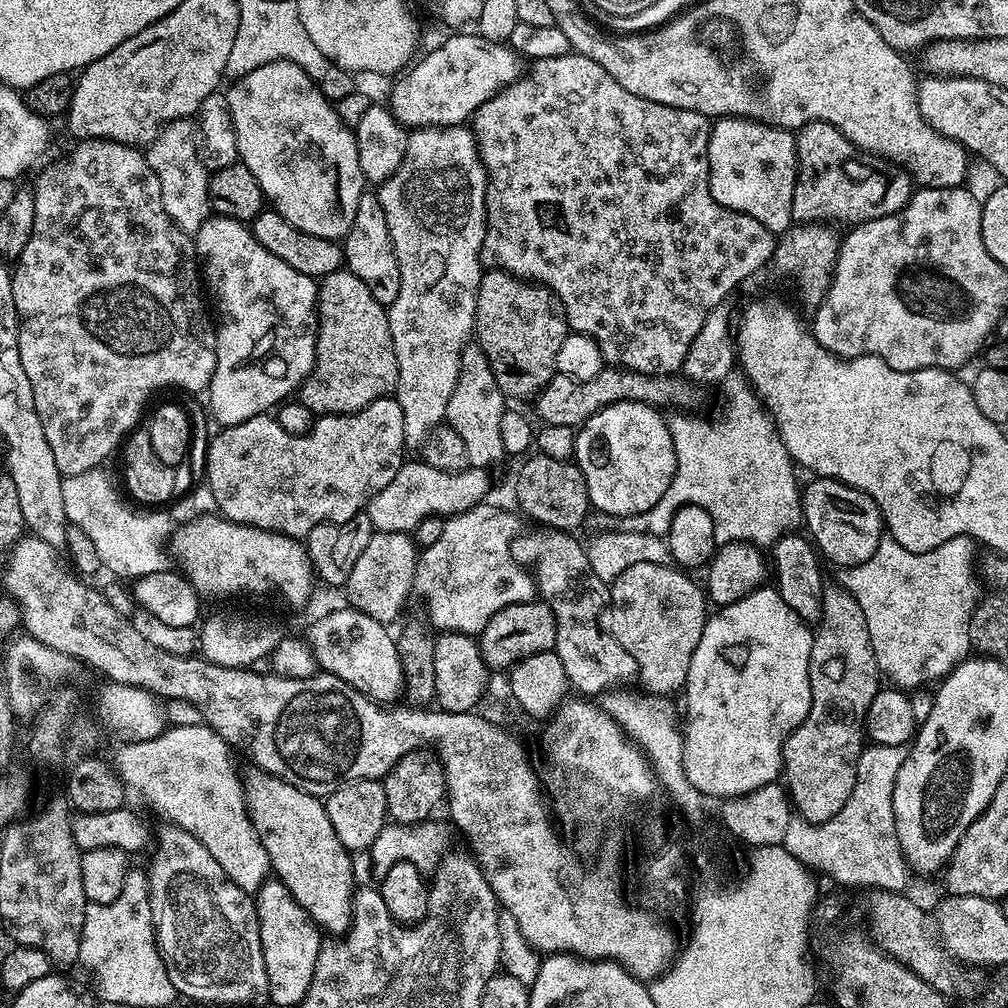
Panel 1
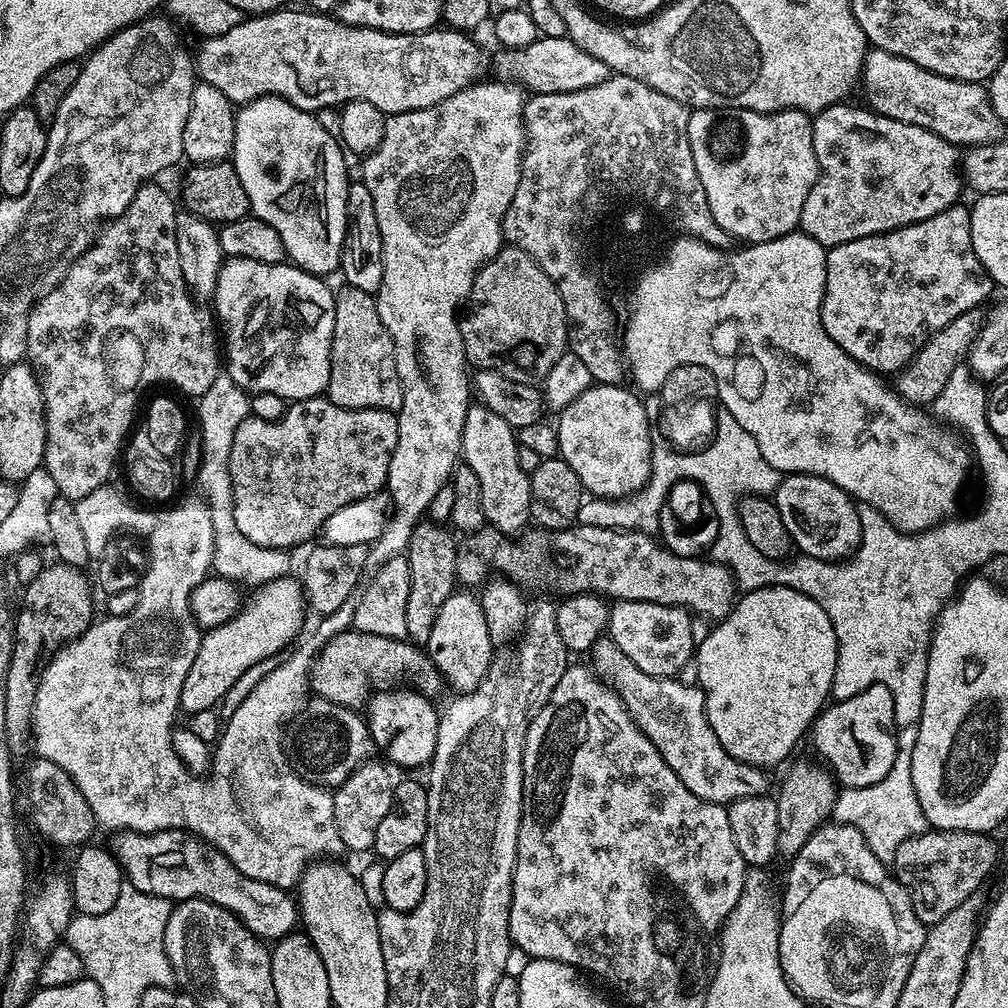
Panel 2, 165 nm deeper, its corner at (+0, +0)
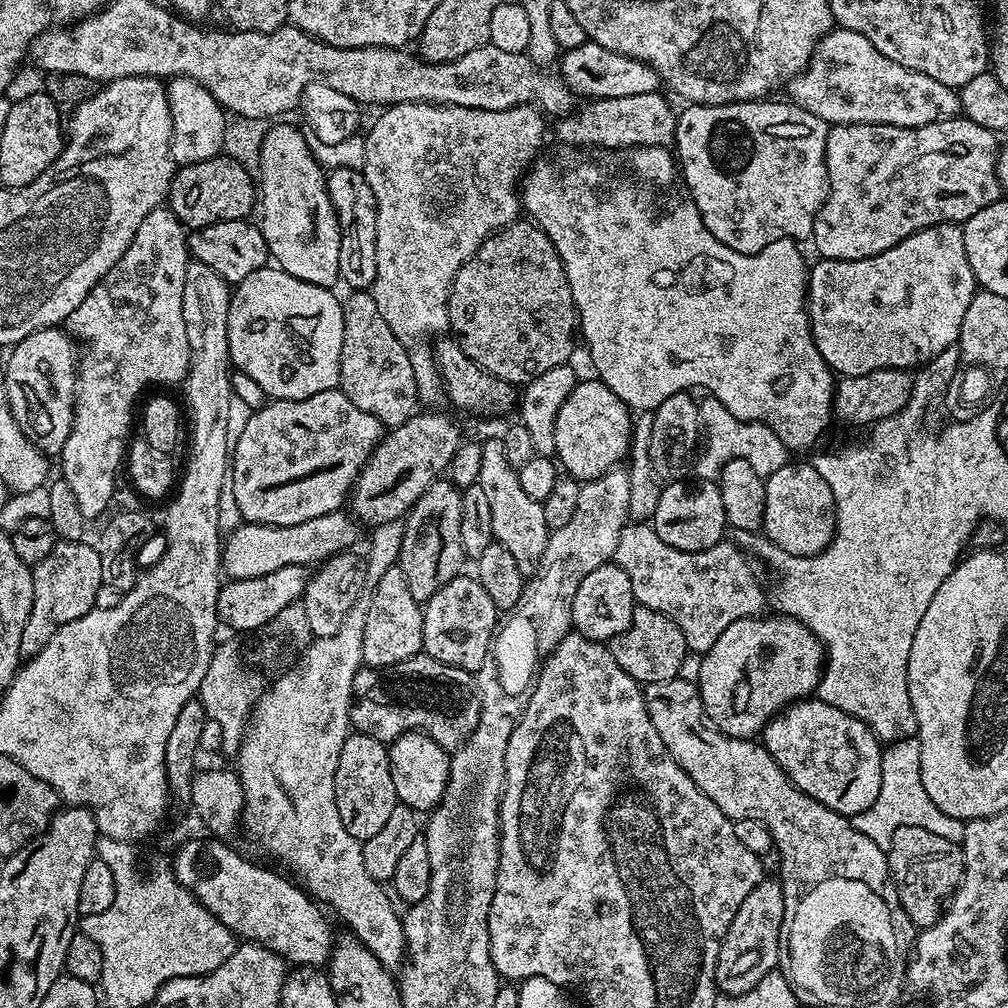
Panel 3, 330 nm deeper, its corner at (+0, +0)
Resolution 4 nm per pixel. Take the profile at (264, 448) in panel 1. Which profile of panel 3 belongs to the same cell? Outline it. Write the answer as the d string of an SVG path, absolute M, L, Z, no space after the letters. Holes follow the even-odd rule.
M339 390L314 394L301 400L272 400L251 413L242 436L230 452L230 485L241 521L249 524L298 526L310 518L341 511L352 486L386 429L374 414L358 410Z

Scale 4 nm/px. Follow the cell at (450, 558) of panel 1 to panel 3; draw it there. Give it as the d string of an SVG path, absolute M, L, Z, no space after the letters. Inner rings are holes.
M632 522L618 538L614 562L630 574L637 605L666 614L674 621L692 654L708 652L726 626L765 611L764 588L752 569L753 561L731 542L721 542L701 552L683 552L666 546L651 523Z

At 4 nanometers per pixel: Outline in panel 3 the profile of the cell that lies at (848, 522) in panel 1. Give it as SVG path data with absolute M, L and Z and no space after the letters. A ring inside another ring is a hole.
M790 462L782 470L774 470L764 481L766 508L764 510L763 535L786 554L817 556L836 533L836 507L834 494L826 486L826 478L818 474L815 463Z

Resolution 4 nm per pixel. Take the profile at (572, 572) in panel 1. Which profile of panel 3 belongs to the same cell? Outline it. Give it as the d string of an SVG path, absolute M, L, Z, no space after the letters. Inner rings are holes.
M677 678L667 680L666 682L658 682L657 684L647 685L647 687L644 688L646 710L654 722L654 730L658 730L658 738L662 738L662 742L666 746L666 750L670 750L674 762L678 762L678 766L682 766L682 770L691 778L694 782L694 786L698 786L698 790L702 790L702 794L706 794L706 798L710 798L710 802L714 802L714 806L718 806L718 810L722 810L722 814L731 816L733 821L754 818L755 820L763 822L770 830L775 855L780 855L780 873L778 873L778 879L782 890L788 888L788 907L785 908L784 911L788 913L788 916L792 916L792 924L796 923L796 912L800 911L800 904L804 904L804 900L806 900L808 896L811 896L813 892L816 892L817 888L820 888L823 884L832 883L835 880L847 880L852 881L852 883L861 883L868 889L868 892L872 892L872 896L876 896L876 898L880 900L880 904L884 905L885 911L888 912L889 924L894 926L894 932L896 932L896 926L902 930L904 919L907 918L908 915L906 914L906 910L902 910L902 902L898 898L898 890L896 889L895 882L892 880L892 871L888 868L887 851L883 848L879 848L870 838L866 838L866 834L862 834L862 830L858 830L853 826L849 817L838 814L826 806L822 806L822 802L810 798L806 793L800 792L795 788L792 784L792 779L780 769L778 762L764 749L763 743L757 742L755 739L735 740L732 736L725 736L724 733L719 732L718 729L710 723L708 715L704 713L704 703L700 697L699 687L697 687L693 681L691 684L690 681L684 679L685 678Z

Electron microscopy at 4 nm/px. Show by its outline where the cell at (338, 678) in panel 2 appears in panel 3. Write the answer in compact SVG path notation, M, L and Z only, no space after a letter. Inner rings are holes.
M427 654L411 656L397 664L391 664L385 668L361 667L354 678L354 686L352 687L352 718L351 727L357 732L366 734L370 738L381 742L391 742L397 740L404 732L424 732L430 738L434 738L434 742L438 742L438 746L442 746L445 750L455 750L464 743L462 734L469 734L478 726L478 720L474 720L472 716L460 718L458 724L450 724L448 720L444 720L438 714L430 714L430 712L422 712L422 710L406 710L406 708L386 708L380 706L376 702L372 702L370 698L370 684L390 684L396 680L402 680L400 676L400 668L406 668L410 672L418 672L418 674L428 674L428 676L448 676L448 678L458 678L460 682L466 682L466 671L464 668L455 668L449 664L438 662Z

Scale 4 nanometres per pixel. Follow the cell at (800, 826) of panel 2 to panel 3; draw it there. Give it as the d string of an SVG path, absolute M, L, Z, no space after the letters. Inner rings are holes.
M779 879L760 880L738 906L734 922L726 930L716 959L716 986L725 996L741 996L758 986L766 974L781 963L780 937L783 926L783 890Z

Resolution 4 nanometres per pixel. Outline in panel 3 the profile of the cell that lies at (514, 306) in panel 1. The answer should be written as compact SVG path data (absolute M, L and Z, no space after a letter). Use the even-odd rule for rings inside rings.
M517 218L512 223L495 232L493 236L488 236L478 246L478 250L467 260L458 270L458 274L452 283L450 298L448 299L448 327L458 337L460 349L478 366L482 366L490 374L510 382L513 386L523 386L530 383L538 374L546 374L546 370L554 370L554 366L567 364L572 356L572 335L575 337L578 332L578 317L574 298L570 294L570 282L566 278L566 270L562 266L562 258L558 258L558 250L554 242L550 242L548 235L540 229L540 225L528 218Z

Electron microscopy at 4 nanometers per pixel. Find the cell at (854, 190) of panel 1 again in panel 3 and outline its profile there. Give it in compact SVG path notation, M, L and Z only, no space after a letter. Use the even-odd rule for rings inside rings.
M963 118L951 120L939 120L933 124L923 124L920 128L903 128L893 124L833 124L829 127L826 138L826 166L828 167L828 198L818 210L816 221L812 227L811 243L816 243L819 255L826 260L857 260L858 258L870 258L874 254L882 254L898 242L910 238L910 234L920 232L935 224L951 224L963 222L974 218L978 210L990 206L995 200L1001 199L1002 189L1000 179L996 173L996 158L998 155L997 133L989 128L978 126L974 122Z

